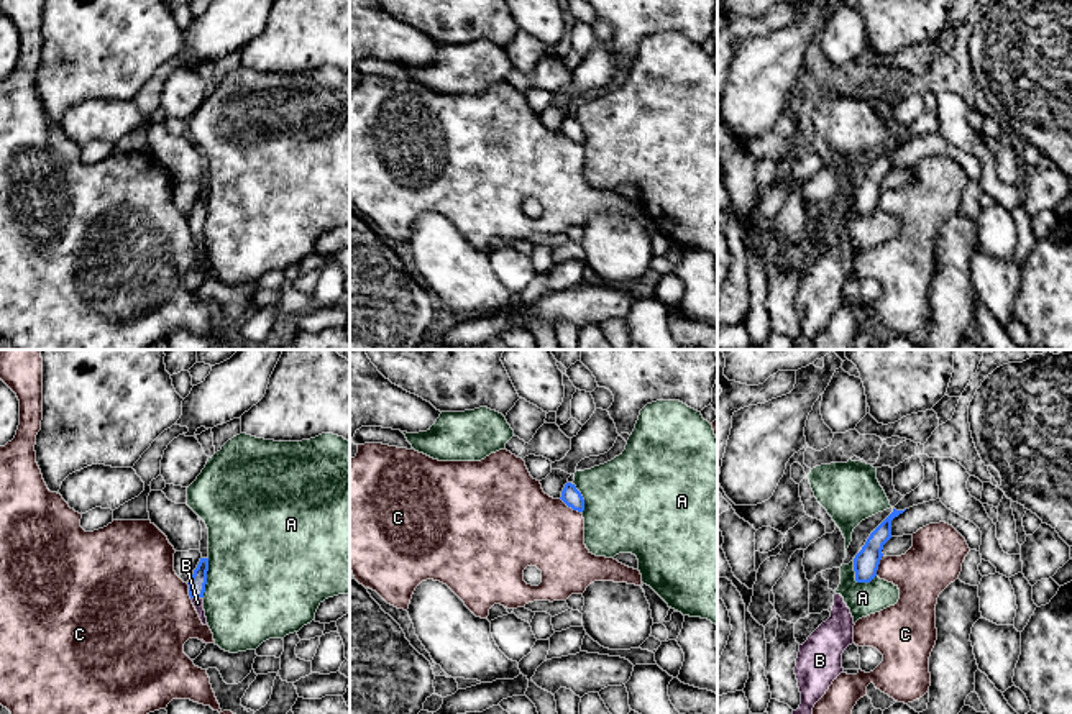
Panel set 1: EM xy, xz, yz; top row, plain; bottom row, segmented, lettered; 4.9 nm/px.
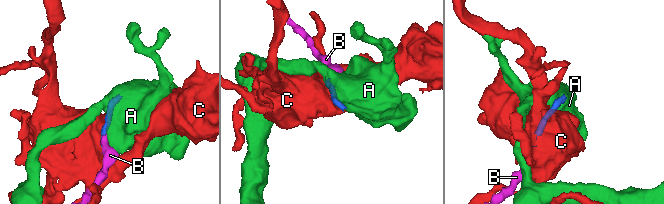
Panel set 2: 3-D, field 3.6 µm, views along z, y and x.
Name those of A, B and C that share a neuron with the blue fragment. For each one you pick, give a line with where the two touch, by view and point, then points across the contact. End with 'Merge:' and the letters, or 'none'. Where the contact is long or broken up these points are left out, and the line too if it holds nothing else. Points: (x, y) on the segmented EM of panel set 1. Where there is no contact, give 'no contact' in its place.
B: xy (196, 596) | across xy (197, 583), (196, 596), (197, 603)
Merge: B

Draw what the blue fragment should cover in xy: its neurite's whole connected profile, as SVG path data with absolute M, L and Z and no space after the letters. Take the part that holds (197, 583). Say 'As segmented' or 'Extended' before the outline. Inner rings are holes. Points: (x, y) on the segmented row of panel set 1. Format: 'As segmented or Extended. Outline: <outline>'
Extended. Outline: M200 558L197 568L194 570L192 578L187 583L189 596L204 625L208 625L204 611L204 599L202 599L207 584L207 571L208 571L208 558Z

